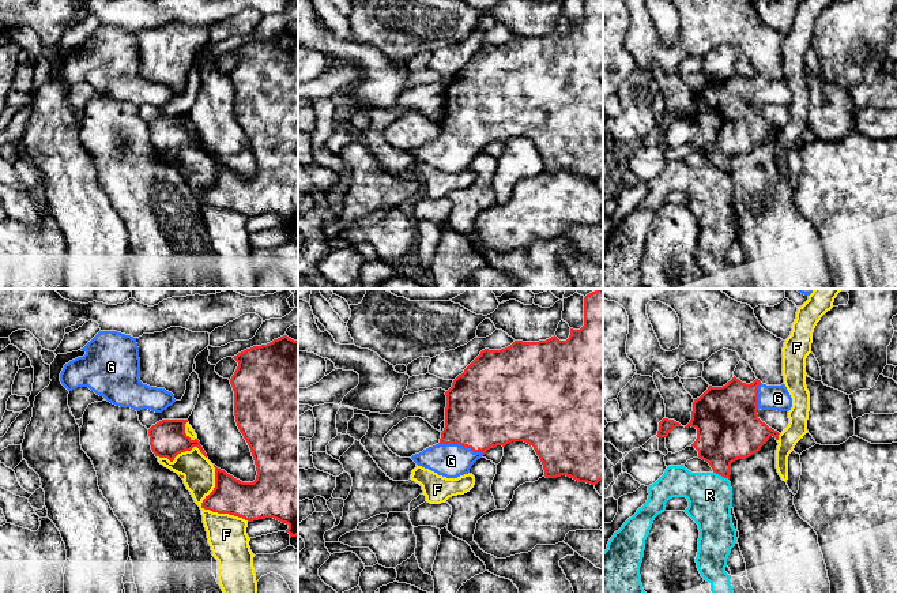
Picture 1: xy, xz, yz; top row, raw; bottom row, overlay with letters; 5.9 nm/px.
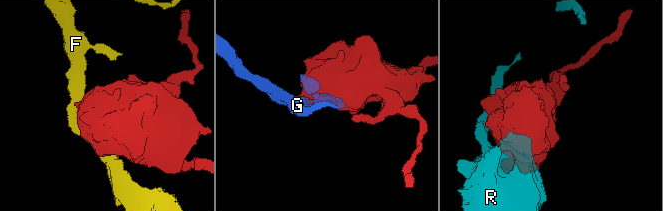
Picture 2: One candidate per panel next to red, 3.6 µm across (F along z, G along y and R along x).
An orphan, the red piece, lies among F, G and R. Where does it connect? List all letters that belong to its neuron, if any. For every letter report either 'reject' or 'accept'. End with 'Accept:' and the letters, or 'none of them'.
F: reject
G: accept
R: reject
Accept: G

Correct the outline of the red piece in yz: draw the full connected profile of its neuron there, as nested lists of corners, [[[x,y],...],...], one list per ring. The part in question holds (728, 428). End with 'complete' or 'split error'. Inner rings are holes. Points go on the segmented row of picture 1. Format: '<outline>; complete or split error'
[[[734,376],[723,387],[709,386],[700,398],[694,399],[691,420],[685,428],[697,429],[697,439],[691,447],[698,451],[698,458],[708,462],[713,473],[730,480],[732,462],[758,452],[770,436],[779,440],[780,433],[762,422],[757,410],[789,411],[791,407],[792,398],[785,384],[766,386],[758,379],[746,384]]]; split error

